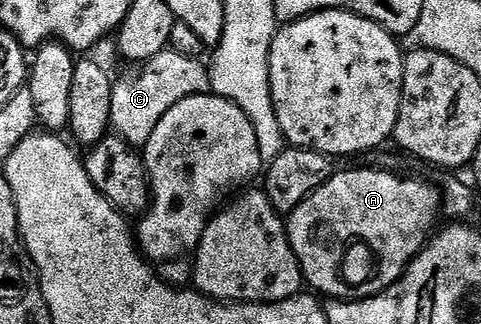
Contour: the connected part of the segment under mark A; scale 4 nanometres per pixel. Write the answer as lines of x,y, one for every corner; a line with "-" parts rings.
372,166
370,167
371,168
361,167
358,171
338,170
336,173
330,175
327,182
325,182
314,195
304,199
287,219
289,243
292,245
295,257
301,266
304,282
308,284
308,286
310,283
310,285
314,287
310,287
314,292
320,293
322,296
329,295
325,297
333,301
343,299
369,299
371,296
379,294
380,291
386,291
389,286
404,273
409,262
411,262
411,260
420,253
421,248
425,246
427,240
430,238
431,232
434,230
433,222
436,221
437,215
439,219
439,212
442,210
438,188
434,186
432,182
429,182
429,184
424,183
421,179
401,179
405,177
392,171
383,171
374,169

